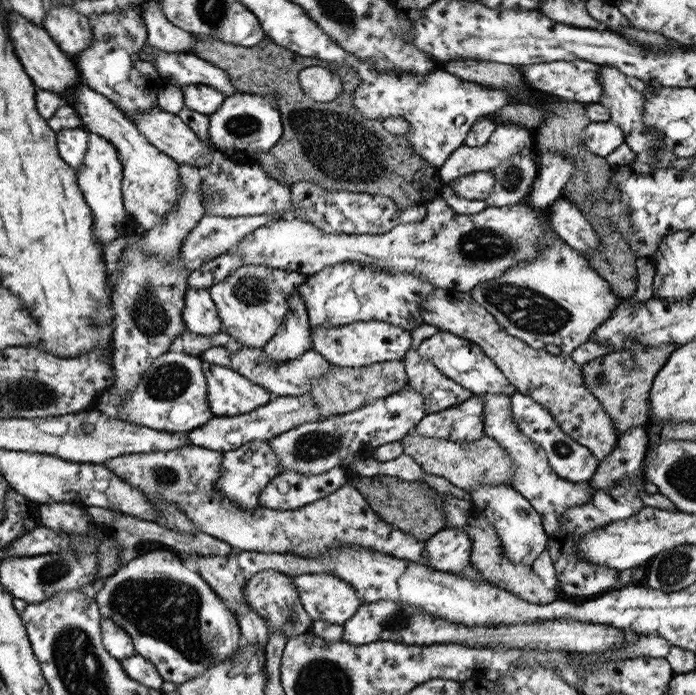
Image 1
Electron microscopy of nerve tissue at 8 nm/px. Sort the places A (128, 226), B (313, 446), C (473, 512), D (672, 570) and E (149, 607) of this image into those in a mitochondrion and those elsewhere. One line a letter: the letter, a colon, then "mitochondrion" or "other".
A: other
B: mitochondrion
C: other
D: mitochondrion
E: mitochondrion

